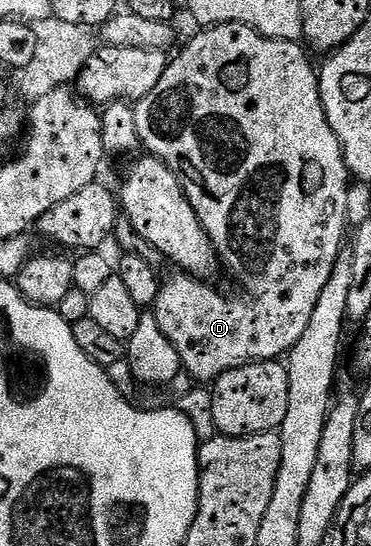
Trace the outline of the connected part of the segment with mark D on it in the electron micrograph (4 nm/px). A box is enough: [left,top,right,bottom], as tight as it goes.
[135,24,351,382]

